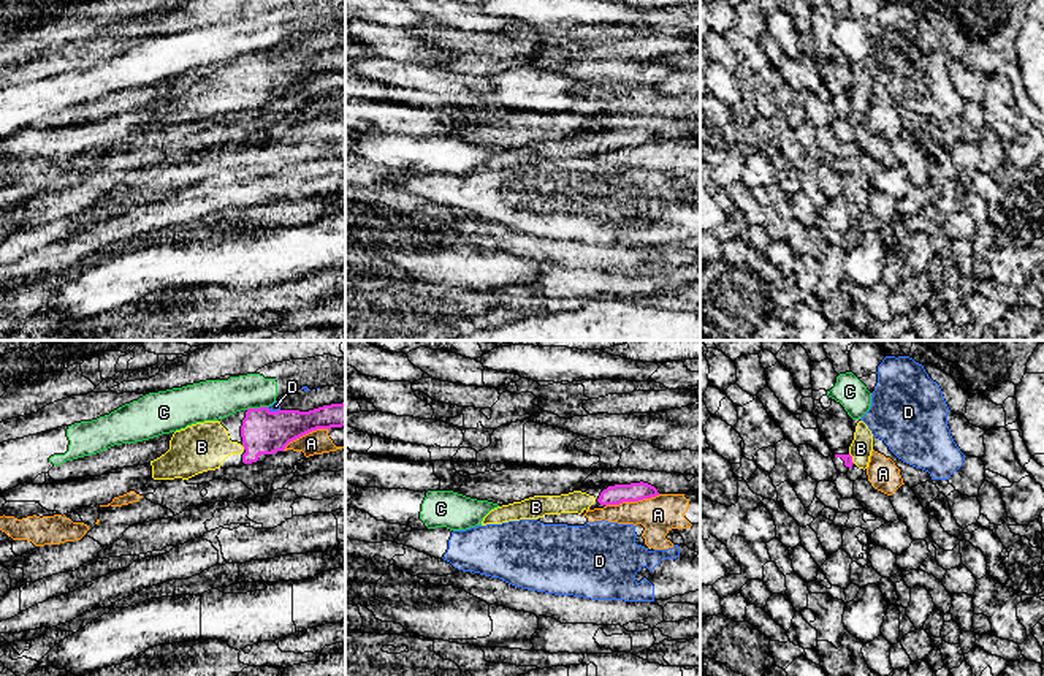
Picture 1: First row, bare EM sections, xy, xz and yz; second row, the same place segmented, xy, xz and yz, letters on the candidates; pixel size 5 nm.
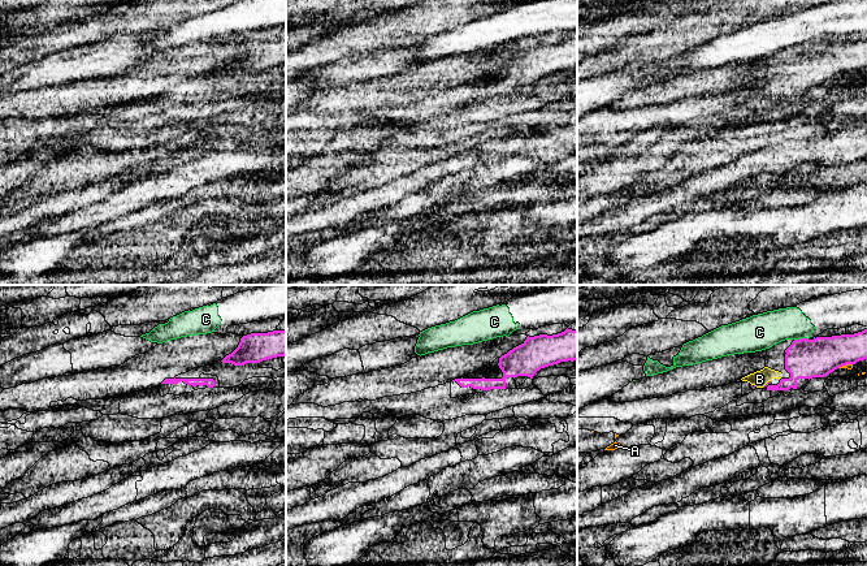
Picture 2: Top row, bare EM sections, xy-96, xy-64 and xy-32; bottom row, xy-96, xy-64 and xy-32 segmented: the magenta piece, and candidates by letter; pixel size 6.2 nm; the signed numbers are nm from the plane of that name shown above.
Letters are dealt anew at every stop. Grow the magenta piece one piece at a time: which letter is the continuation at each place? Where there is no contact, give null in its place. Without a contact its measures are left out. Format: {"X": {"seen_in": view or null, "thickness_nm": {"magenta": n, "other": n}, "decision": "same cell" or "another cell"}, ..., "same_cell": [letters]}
{"A": {"seen_in": "xz", "thickness_nm": {"magenta": 100, "other": 190}, "decision": "another cell"}, "B": {"seen_in": "xy", "thickness_nm": {"magenta": 220, "other": 240}, "decision": "same cell"}, "C": {"seen_in": "xy", "thickness_nm": {"magenta": 220, "other": 200}, "decision": "another cell"}, "D": {"seen_in": "xy", "thickness_nm": {"magenta": 220, "other": 50}, "decision": "another cell"}, "same_cell": ["B"]}

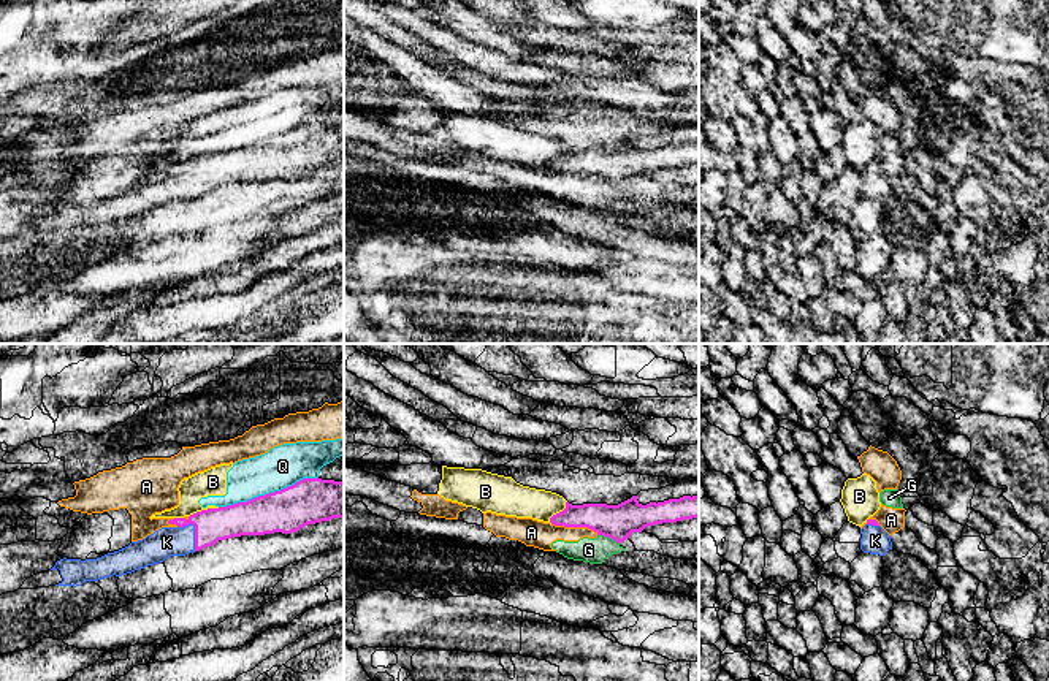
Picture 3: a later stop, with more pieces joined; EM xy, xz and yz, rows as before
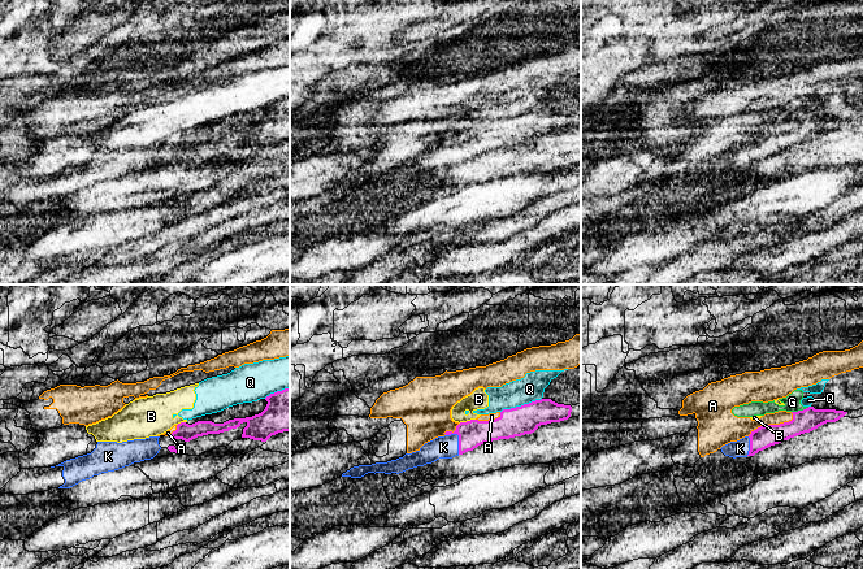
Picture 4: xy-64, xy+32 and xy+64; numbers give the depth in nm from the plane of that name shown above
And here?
{"A": {"seen_in": "xz", "thickness_nm": {"magenta": 180, "other": 140}, "decision": "another cell"}, "B": {"seen_in": "xy", "thickness_nm": {"magenta": 180, "other": 140}, "decision": "another cell"}, "G": {"seen_in": "xz", "thickness_nm": {"magenta": 180, "other": 130}, "decision": "another cell"}, "K": {"seen_in": "xy", "thickness_nm": {"magenta": 170, "other": 150}, "decision": "same cell"}, "Q": {"seen_in": "xy", "thickness_nm": {"magenta": 240, "other": 220}, "decision": "another cell"}, "same_cell": ["K"]}

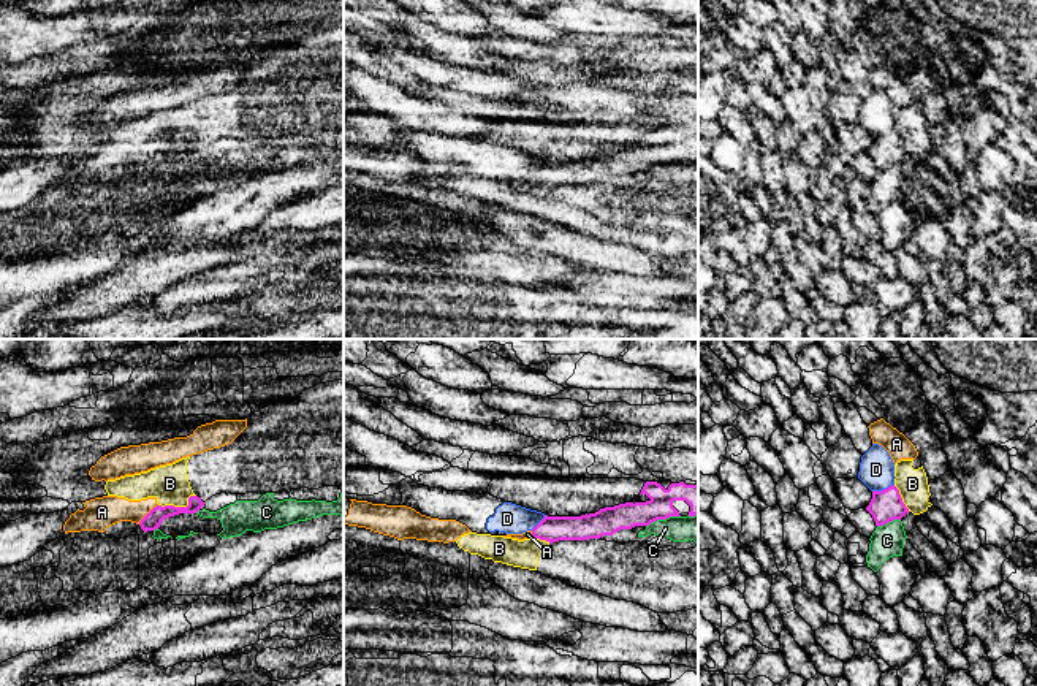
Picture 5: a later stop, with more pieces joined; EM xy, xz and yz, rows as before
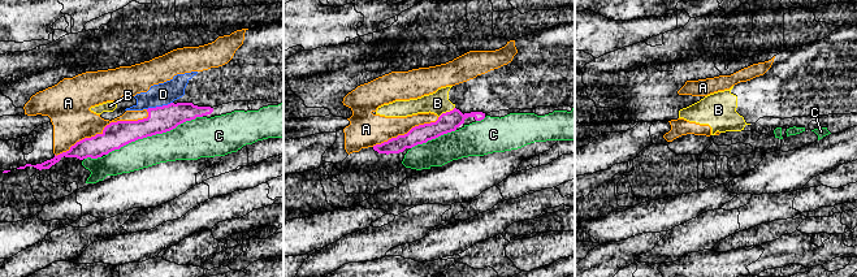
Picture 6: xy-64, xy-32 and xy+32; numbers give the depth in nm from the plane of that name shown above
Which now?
{"A": {"seen_in": "xy", "thickness_nm": {"magenta": 90, "other": 160}, "decision": "another cell"}, "B": {"seen_in": "xy", "thickness_nm": {"magenta": 90, "other": 190}, "decision": "another cell"}, "C": {"seen_in": "xz", "thickness_nm": {"magenta": 130, "other": 130}, "decision": "another cell"}, "D": {"seen_in": "yz", "thickness_nm": {"magenta": 160, "other": 180}, "decision": "another cell"}, "same_cell": []}

